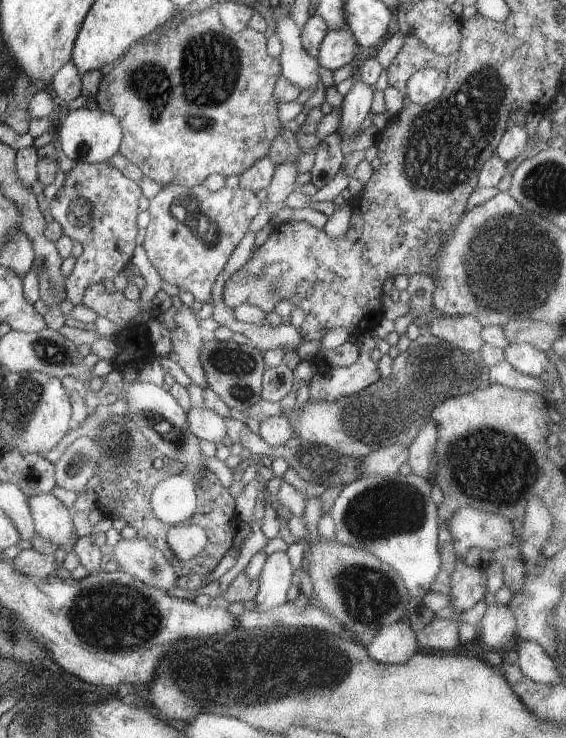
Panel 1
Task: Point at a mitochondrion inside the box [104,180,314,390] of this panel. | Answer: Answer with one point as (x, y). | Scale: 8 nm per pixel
(272, 279)

